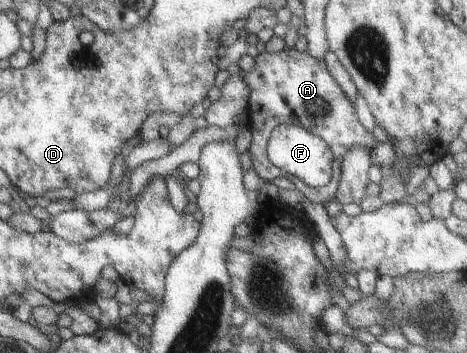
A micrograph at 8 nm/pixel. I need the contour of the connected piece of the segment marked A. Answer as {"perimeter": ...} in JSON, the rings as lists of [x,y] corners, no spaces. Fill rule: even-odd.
{"perimeter":[[[284,47],[279,52],[258,53],[255,67],[247,73],[241,73],[241,79],[247,87],[248,110],[247,128],[251,134],[251,141],[246,151],[253,169],[253,173],[263,181],[269,182],[275,177],[284,177],[294,184],[295,189],[313,203],[324,203],[333,199],[340,176],[342,157],[351,147],[367,147],[371,150],[378,145],[371,131],[367,131],[357,119],[354,105],[333,78],[327,73],[323,61],[313,59],[306,51],[299,52],[295,48]],[[291,124],[302,127],[305,131],[316,135],[327,144],[332,153],[332,171],[329,181],[322,186],[309,187],[301,183],[296,177],[277,169],[265,157],[267,137],[273,125]]]}

